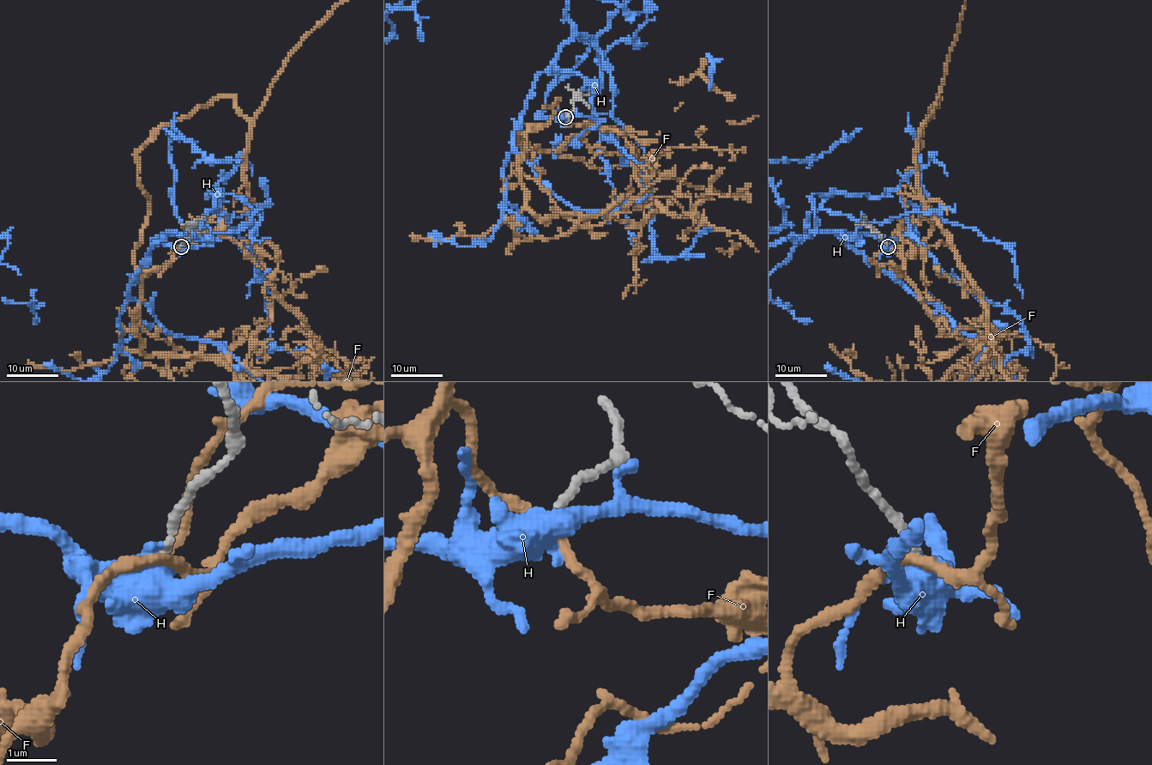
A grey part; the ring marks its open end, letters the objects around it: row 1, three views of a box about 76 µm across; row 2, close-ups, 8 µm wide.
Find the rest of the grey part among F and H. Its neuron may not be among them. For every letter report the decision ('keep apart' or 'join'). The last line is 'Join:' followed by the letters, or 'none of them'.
F: keep apart
H: keep apart
Join: none of them

